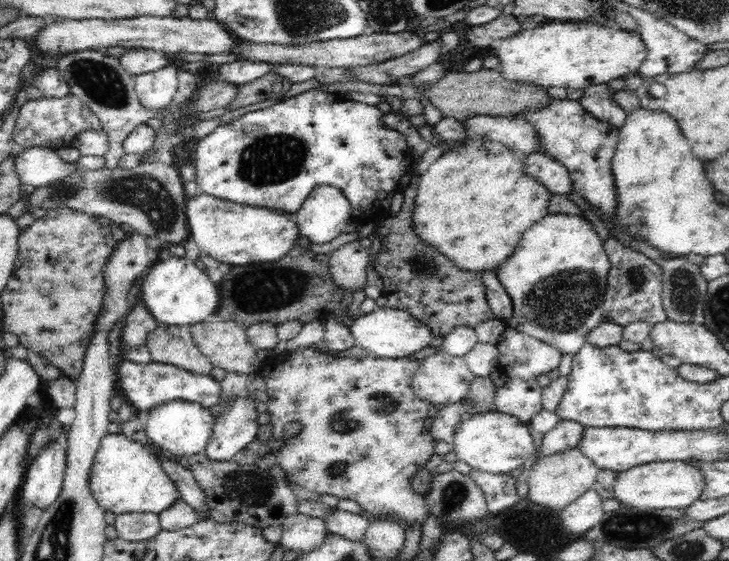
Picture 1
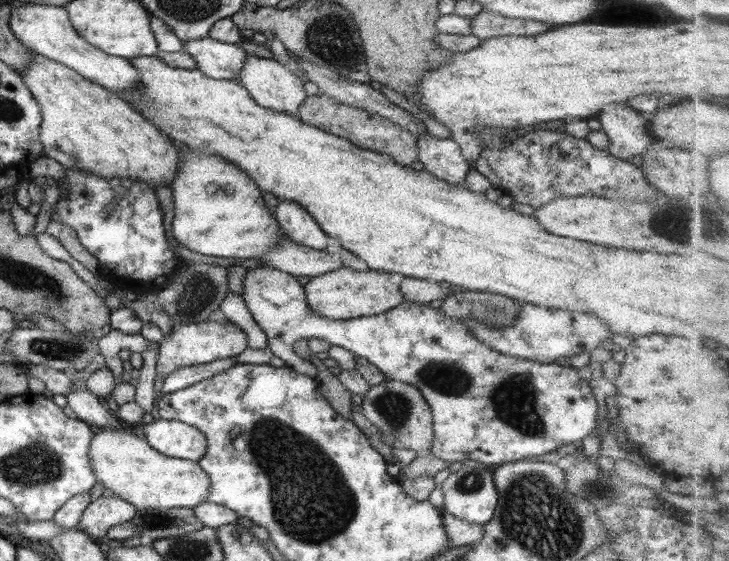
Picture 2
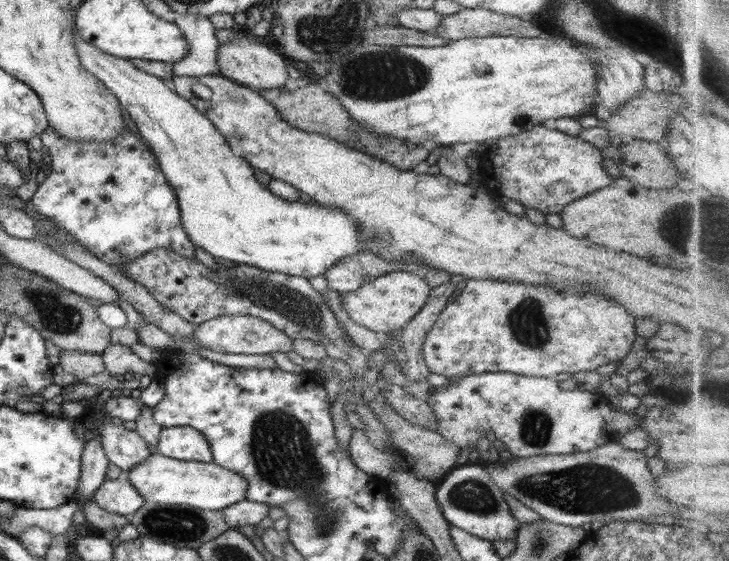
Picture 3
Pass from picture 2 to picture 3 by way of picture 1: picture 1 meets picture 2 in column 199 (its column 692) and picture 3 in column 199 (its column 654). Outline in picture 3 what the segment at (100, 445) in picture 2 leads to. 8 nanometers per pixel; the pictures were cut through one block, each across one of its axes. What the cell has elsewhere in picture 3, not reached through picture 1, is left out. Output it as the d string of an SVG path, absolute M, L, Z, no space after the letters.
M160 453L151 454L125 473L128 482L140 493L145 502L186 504L208 511L223 508L245 499L247 480L240 475L212 463L176 460Z

